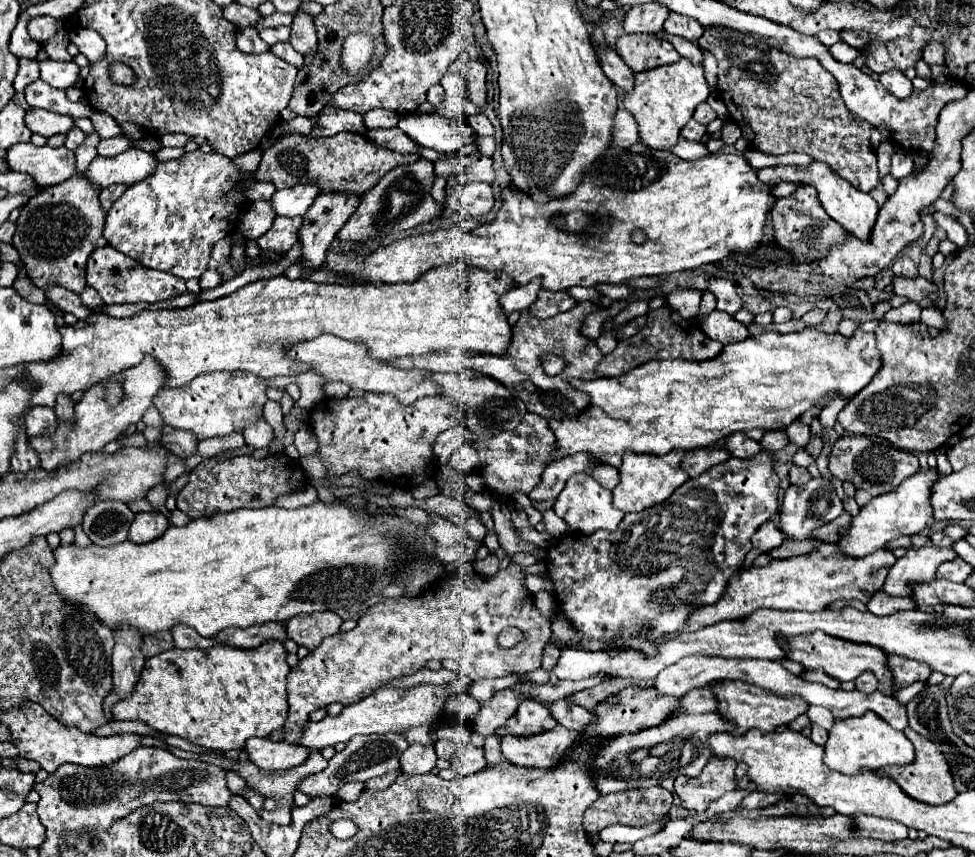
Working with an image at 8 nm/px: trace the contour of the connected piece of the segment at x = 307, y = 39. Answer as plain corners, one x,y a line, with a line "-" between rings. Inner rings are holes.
298,10
292,20
292,38
290,44
300,54
314,54
316,52
316,26
312,22
312,16
304,10

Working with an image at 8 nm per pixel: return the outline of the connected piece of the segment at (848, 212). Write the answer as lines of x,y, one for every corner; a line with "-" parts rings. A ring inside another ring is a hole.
814,160
808,166
774,166
774,168
760,168
758,170
758,178
760,182
764,182
766,186
776,186
780,182
808,182
818,190
818,200
822,204
822,208
826,210
826,214
836,220
844,230
852,232
856,238
860,240
868,240
870,232
872,232
872,224
876,222
876,214
878,214
878,204
876,200
866,194
860,192
858,188
852,188
850,182
846,182
844,178
840,178
834,170
830,170
828,164

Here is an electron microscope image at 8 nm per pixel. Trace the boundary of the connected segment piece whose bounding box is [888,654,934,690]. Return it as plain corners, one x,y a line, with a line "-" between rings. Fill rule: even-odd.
896,654
888,656
888,666
892,670
892,678
894,678
894,688
906,688
912,682
918,680
928,680
930,674
934,672
932,666
926,666
926,662
916,662
916,660
908,660
908,658
900,658

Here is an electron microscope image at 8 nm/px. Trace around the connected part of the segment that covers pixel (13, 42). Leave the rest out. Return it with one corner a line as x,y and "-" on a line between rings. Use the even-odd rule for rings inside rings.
36,4
36,6
28,6
20,14
18,24
16,24
16,28
12,32
12,38
10,38
10,52
14,56
18,56
18,58
36,58
36,54
40,50
40,44
30,38
30,34
28,34
28,22
34,16
38,16
40,12
42,12
42,8
40,8
40,4

